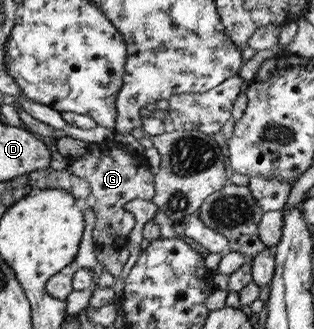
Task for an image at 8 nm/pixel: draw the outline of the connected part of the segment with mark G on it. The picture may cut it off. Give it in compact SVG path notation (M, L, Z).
M112 139L104 143L87 143L85 154L68 160L65 169L89 184L89 195L81 205L93 212L95 223L92 238L95 245L124 247L135 221L133 215L125 211L123 206L133 199L151 200L154 194L153 173L144 158L120 149L120 145Z

